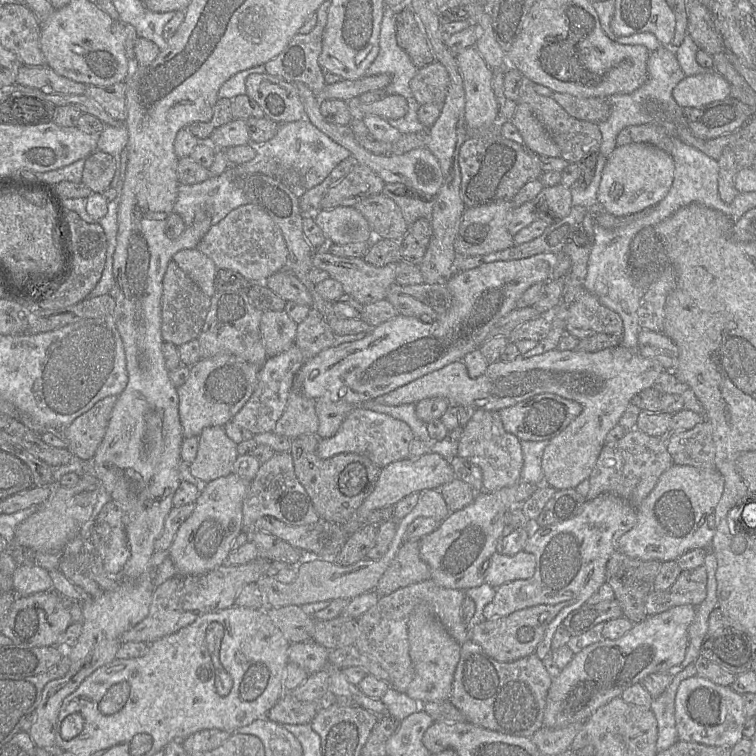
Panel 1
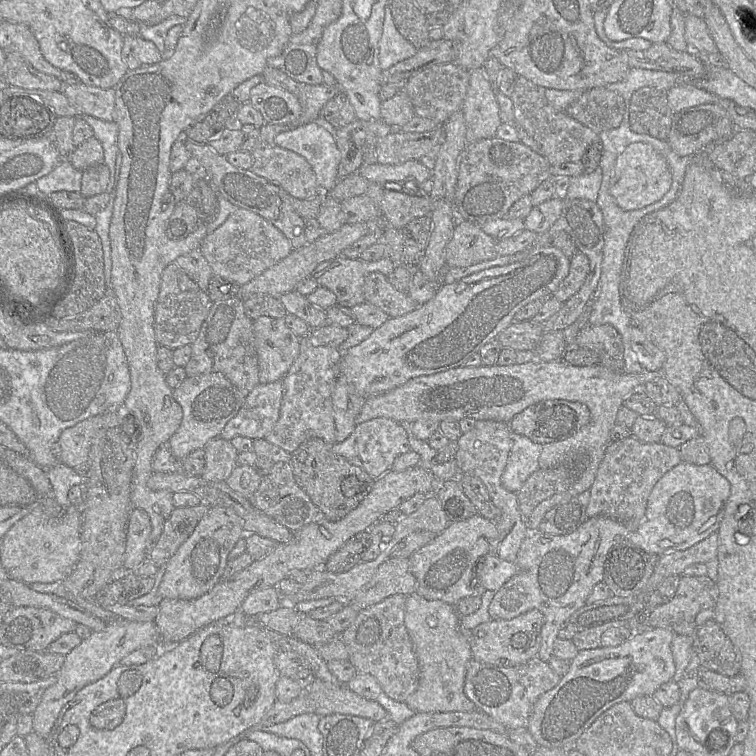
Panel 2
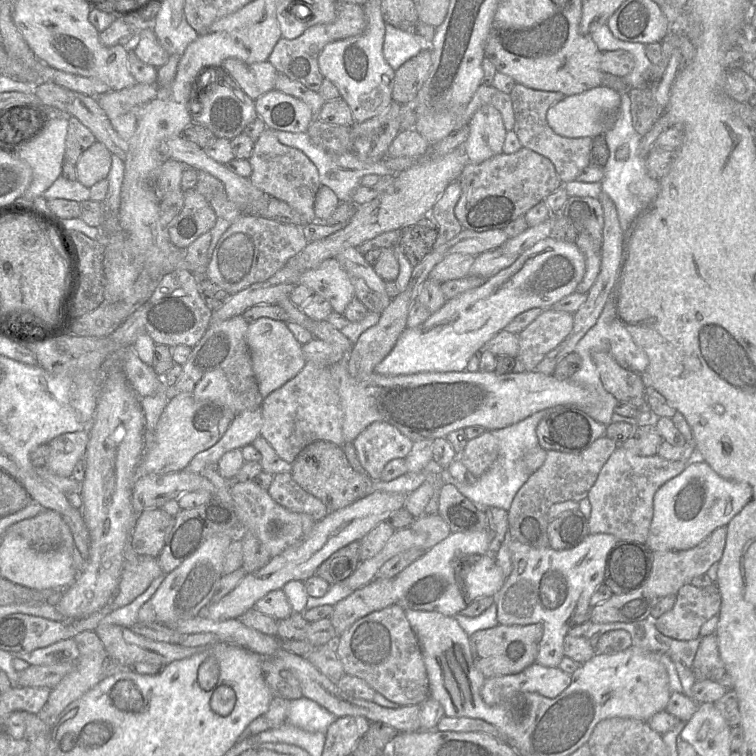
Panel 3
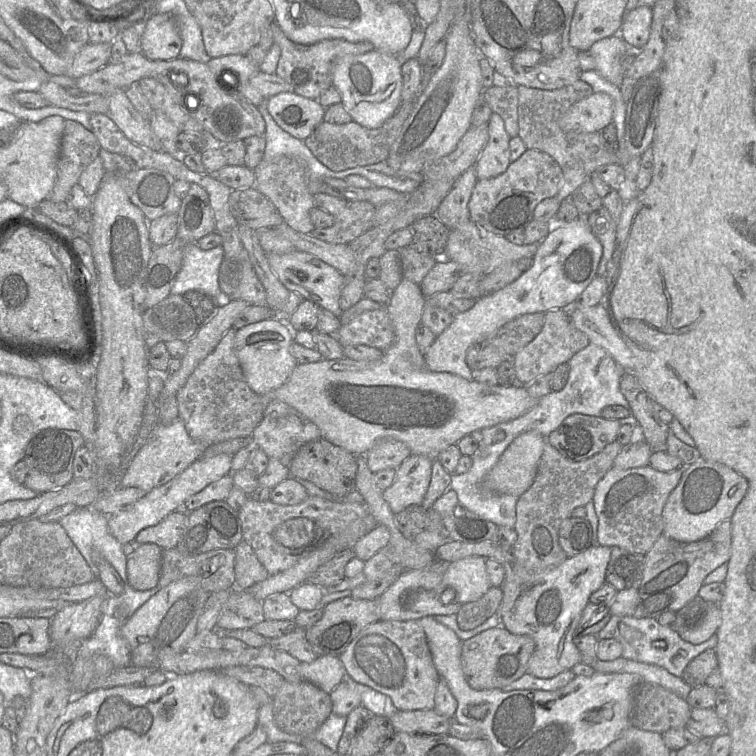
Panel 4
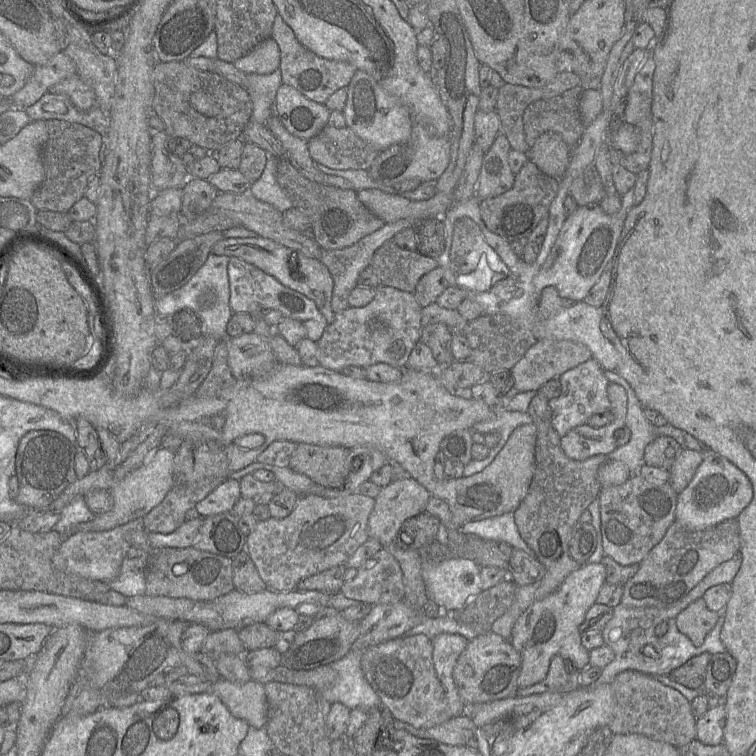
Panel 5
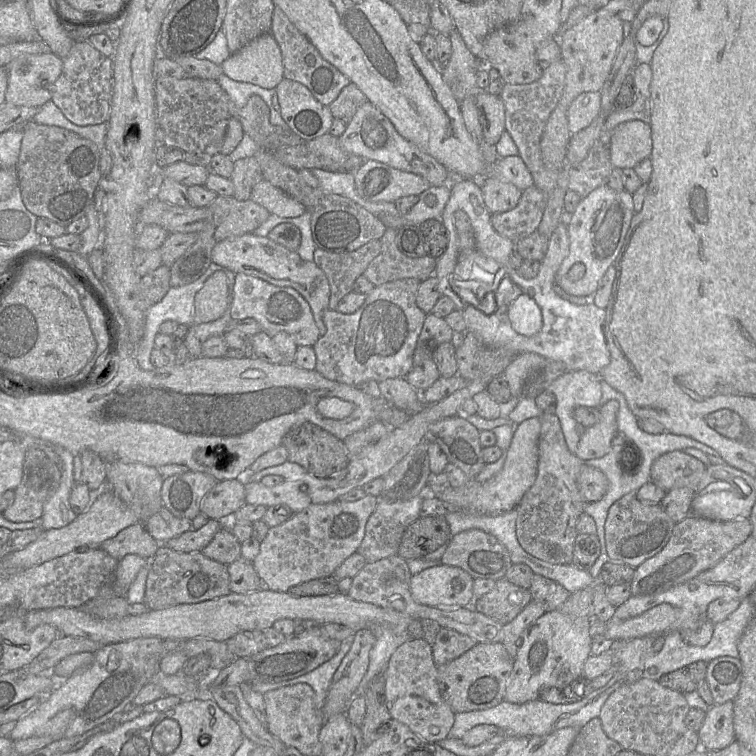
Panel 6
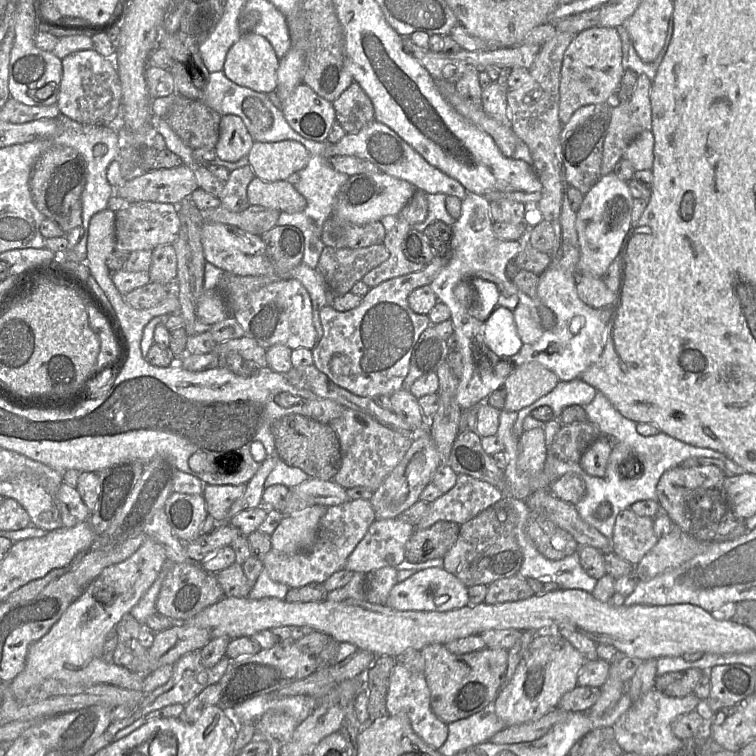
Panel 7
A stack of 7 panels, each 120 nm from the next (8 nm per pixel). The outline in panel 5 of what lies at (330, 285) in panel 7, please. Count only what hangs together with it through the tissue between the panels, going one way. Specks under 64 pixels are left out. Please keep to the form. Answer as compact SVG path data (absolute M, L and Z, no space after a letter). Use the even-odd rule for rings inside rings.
M400 219L395 222L385 223L377 231L361 238L355 244L337 250L323 250L320 256L320 261L326 265L332 275L334 281L331 306L334 313L345 310L349 307L348 297L352 290L357 286L358 277L361 272L370 265L370 261L375 251L380 248L385 242L391 240L399 231L414 227L415 221L409 219Z

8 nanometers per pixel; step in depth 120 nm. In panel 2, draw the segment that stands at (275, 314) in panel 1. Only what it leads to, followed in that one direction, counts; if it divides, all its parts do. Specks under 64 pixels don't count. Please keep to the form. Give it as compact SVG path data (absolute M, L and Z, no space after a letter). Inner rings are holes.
M260 316L253 321L255 347L259 362L259 383L283 379L300 349L298 337L283 318Z

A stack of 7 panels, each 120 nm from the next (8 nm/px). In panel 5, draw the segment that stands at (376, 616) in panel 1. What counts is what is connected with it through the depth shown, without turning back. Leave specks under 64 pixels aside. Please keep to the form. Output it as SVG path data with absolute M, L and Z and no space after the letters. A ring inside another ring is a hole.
M403 635L367 648L361 656L361 669L395 721L425 729L453 717L434 669L432 639L426 635Z

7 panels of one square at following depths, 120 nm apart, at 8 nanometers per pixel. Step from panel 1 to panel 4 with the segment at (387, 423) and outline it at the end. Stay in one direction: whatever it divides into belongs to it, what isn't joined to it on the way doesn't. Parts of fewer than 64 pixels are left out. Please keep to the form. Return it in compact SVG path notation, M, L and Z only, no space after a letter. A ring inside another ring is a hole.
M391 439L379 440L365 455L371 472L397 469L411 454L410 449L404 443Z

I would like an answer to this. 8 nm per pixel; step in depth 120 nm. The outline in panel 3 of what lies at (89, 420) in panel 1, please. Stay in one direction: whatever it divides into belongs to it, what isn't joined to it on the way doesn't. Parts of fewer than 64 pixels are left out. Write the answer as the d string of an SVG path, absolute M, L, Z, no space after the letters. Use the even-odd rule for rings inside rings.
M80 430L76 432L61 434L51 439L49 442L44 443L49 449L49 456L46 465L42 467L47 468L52 473L60 477L70 477L77 461L83 458L85 455L88 439L89 431Z

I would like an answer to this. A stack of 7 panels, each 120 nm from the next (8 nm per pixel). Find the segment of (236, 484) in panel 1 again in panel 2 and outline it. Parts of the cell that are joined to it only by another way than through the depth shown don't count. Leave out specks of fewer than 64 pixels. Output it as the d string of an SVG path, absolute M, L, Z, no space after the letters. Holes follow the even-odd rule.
M220 506L210 507L193 533L166 563L165 574L157 592L159 601L195 599L211 590L222 580L228 555L243 535L241 519L234 510Z

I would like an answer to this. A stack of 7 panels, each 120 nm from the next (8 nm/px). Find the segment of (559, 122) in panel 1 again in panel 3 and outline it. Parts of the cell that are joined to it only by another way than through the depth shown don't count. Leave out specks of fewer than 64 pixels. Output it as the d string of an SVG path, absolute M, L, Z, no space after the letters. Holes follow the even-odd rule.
M516 83L510 93L515 117L514 132L523 147L548 158L554 165L562 183L577 180L582 171L590 165L593 138L568 138L557 134L548 124L547 111L566 96L563 93L535 90Z

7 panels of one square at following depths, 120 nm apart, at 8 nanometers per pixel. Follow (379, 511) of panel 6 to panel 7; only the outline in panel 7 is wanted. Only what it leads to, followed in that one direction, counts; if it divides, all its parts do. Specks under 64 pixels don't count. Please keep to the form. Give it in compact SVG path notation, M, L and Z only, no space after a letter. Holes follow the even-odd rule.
M400 517L375 519L363 539L349 555L345 568L368 573L384 567L397 567L405 558L405 546L415 526Z

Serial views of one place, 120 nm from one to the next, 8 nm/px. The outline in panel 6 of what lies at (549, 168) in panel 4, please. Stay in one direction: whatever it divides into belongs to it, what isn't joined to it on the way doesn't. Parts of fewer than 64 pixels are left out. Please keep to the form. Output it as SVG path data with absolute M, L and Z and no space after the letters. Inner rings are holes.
M533 185L522 191L515 208L492 214L491 224L500 235L517 242L538 229L547 201L548 196Z

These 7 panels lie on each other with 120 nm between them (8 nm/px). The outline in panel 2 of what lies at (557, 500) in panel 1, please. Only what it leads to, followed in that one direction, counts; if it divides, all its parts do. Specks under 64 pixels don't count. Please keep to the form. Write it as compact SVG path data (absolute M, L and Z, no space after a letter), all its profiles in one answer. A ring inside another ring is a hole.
M572 496L548 510L538 526L541 533L565 535L574 532L587 519L586 508Z

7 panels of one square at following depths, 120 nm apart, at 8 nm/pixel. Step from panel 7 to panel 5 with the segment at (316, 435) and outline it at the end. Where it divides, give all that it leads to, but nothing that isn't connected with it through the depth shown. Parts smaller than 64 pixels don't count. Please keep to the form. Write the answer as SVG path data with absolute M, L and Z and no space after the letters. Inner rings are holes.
M297 443L289 467L326 488L342 488L351 471L351 449Z

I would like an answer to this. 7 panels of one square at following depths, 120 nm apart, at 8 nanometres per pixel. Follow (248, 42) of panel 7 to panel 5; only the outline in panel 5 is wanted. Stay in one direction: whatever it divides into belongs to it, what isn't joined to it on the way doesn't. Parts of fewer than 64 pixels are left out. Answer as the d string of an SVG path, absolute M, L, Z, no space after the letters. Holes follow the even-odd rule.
M271 37L263 40L245 56L237 59L234 66L249 74L271 74L280 67L280 51Z

